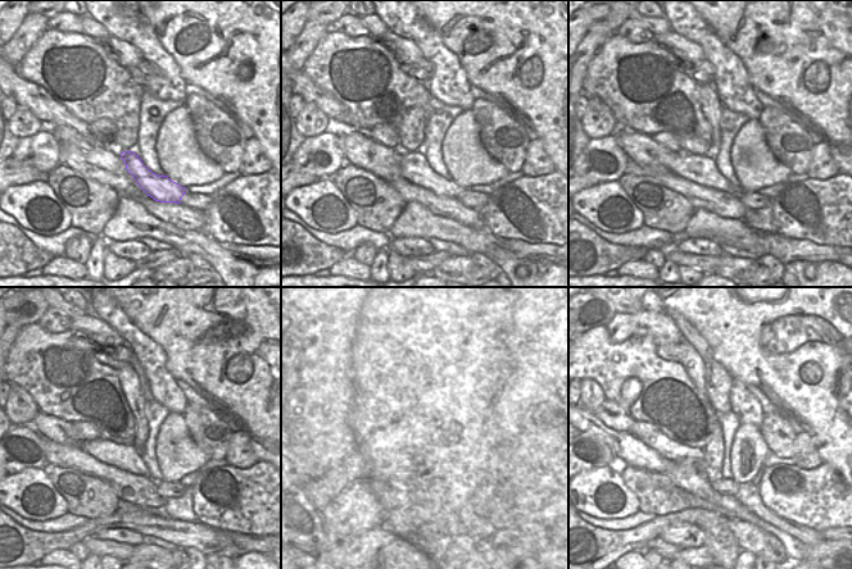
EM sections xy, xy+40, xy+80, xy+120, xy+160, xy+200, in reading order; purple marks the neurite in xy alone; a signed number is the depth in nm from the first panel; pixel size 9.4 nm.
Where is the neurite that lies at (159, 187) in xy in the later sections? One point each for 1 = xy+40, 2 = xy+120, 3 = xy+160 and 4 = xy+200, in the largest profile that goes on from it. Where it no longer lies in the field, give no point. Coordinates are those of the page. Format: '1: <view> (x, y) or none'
1: xy+40 (415, 168)
2: xy+120 (127, 458)
3: xy+160 (409, 458)
4: xy+200 (646, 432)

